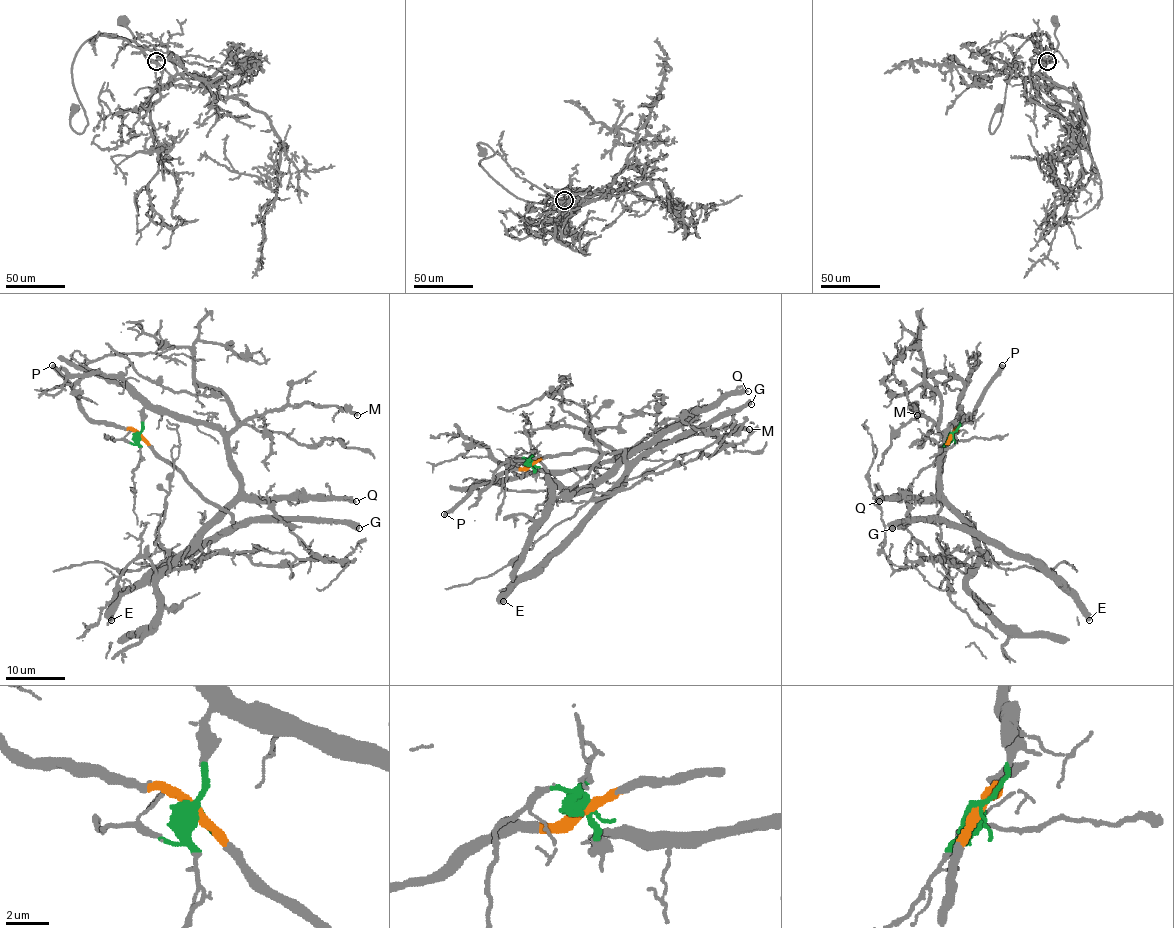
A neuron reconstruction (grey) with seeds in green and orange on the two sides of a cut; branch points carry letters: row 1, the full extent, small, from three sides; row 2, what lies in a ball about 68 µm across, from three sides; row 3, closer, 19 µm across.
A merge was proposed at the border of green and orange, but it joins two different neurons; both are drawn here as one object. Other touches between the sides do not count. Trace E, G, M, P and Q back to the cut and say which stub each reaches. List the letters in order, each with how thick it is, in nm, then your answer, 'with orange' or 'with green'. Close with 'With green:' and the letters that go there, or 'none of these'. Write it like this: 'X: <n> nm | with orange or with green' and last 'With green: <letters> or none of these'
E: 550 nm | with orange
G: 600 nm | with orange
M: 400 nm | with green
P: 480 nm | with orange
Q: 440 nm | with green
With green: M, Q

